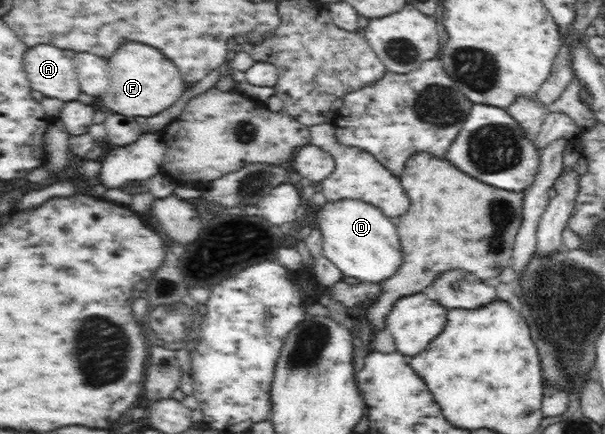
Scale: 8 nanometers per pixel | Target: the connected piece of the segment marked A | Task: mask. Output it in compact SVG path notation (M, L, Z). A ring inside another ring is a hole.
M52 45L32 46L25 52L24 65L32 90L64 102L78 98L81 86L68 51Z

